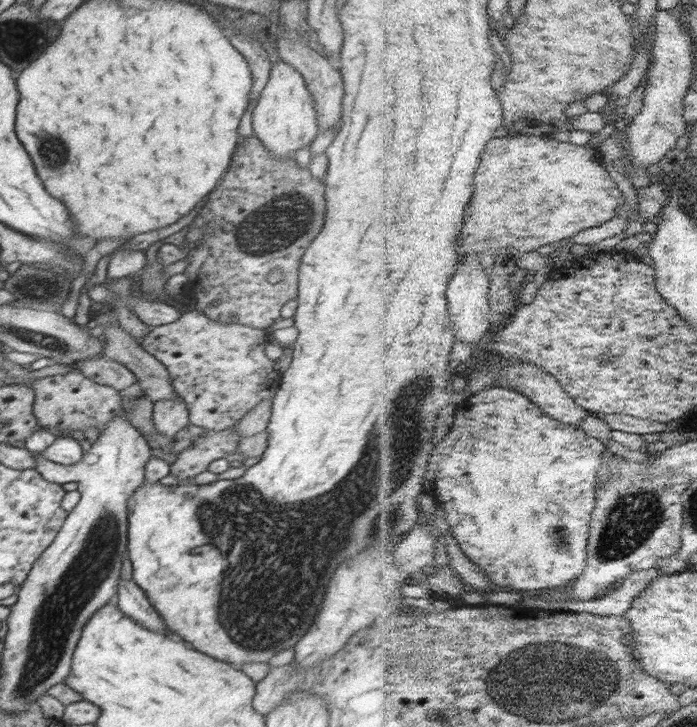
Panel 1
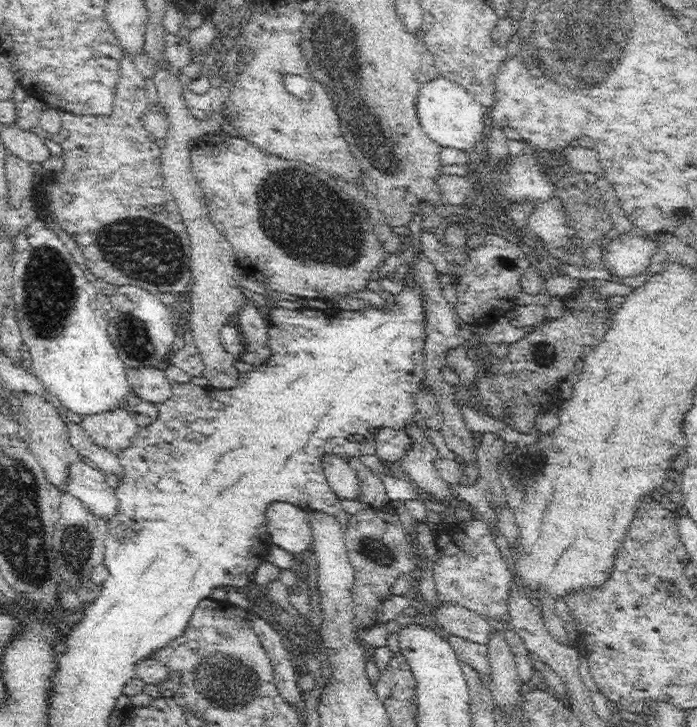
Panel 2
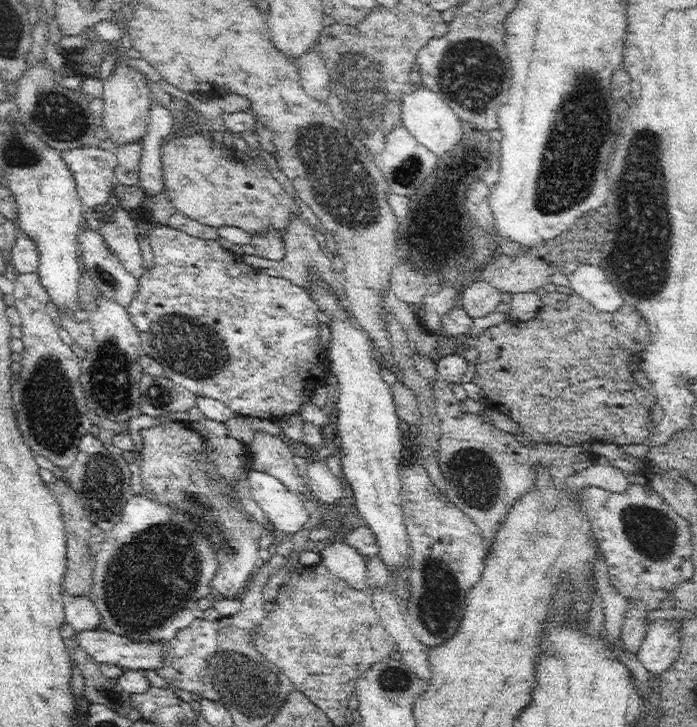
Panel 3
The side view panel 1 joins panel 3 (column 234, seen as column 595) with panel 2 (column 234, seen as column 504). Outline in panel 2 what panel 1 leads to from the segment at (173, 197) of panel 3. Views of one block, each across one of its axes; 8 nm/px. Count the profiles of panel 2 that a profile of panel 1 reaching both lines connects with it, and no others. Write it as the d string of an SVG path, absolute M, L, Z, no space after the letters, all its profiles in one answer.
M216 133L191 146L191 171L205 192L209 217L232 245L243 273L261 278L267 289L286 292L294 298L326 301L336 296L356 296L368 288L372 274L379 272L390 256L385 244L376 236L366 208L344 190L348 184L344 184L342 178L306 162L266 154L244 137Z

